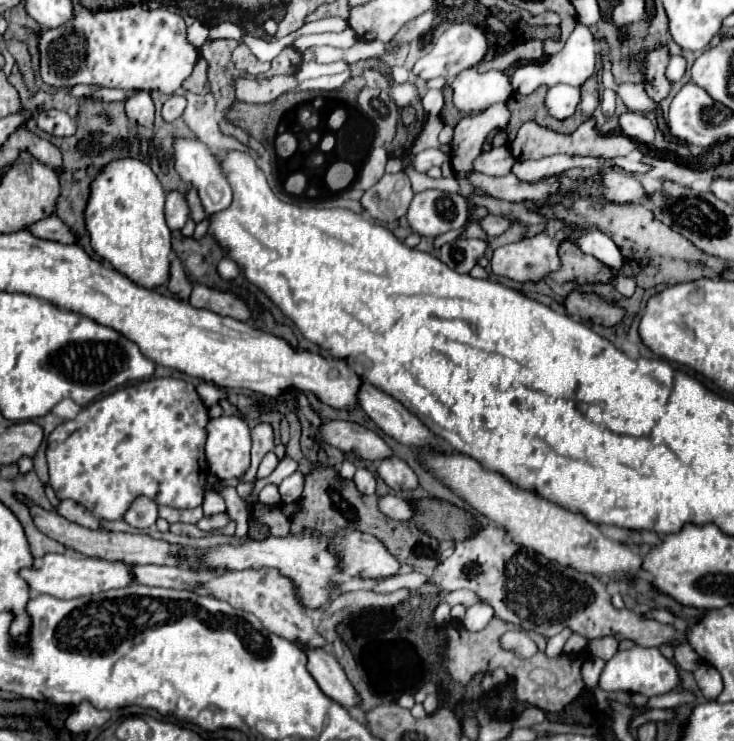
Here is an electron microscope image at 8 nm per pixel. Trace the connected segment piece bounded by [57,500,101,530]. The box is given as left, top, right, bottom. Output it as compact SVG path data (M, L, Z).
M61 500L57 514L61 514L63 518L67 518L71 522L77 522L79 526L85 526L85 528L91 528L91 530L101 530L99 518L89 514L89 510L85 510L81 504L77 504L73 500Z

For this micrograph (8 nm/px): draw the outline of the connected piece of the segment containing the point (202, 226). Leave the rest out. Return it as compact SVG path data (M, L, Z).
M187 138L175 140L175 168L177 168L179 176L183 178L183 182L189 182L191 188L197 190L201 206L205 210L205 218L197 224L195 234L193 234L195 238L201 238L203 234L207 234L211 218L231 206L233 190L229 186L229 180L225 178L225 172L221 170L221 162L219 162L217 154L211 148L207 148L205 144L201 144L199 140L187 140Z

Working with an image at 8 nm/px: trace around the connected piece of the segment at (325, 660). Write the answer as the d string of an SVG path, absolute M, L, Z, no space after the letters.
M299 646L299 648L307 656L309 674L315 678L319 688L329 698L333 698L335 702L339 702L345 708L359 704L357 692L353 690L343 668L339 666L339 662L333 658L333 654L329 650L305 650L305 646Z

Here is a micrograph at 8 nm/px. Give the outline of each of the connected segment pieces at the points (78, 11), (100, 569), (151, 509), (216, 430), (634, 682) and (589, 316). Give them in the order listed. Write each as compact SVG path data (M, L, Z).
M73 6L73 18L53 30L37 30L39 74L53 88L77 84L99 84L121 90L157 90L175 94L181 82L193 72L199 52L187 40L187 24L181 14L167 8L143 10L129 6L119 10L93 12Z
M47 554L41 566L21 570L21 576L29 582L31 590L39 594L51 594L57 598L77 598L85 594L99 594L111 588L125 588L133 584L133 574L129 574L127 562L109 562L99 558L89 558L83 554Z
M135 498L123 518L135 528L149 528L157 520L157 504L151 498Z
M219 416L207 424L207 464L223 480L239 478L251 460L251 430L243 418Z
M633 646L627 652L615 654L605 664L601 678L599 678L599 686L607 692L611 692L611 690L639 692L639 694L645 694L647 698L669 692L671 688L677 686L677 682L679 682L679 678L677 678L675 664L671 664L657 648L645 648L645 646Z
M573 290L567 294L563 308L569 316L577 316L581 320L589 320L589 322L601 324L601 326L615 326L625 316L625 308L617 306L611 300L605 300L597 292Z

